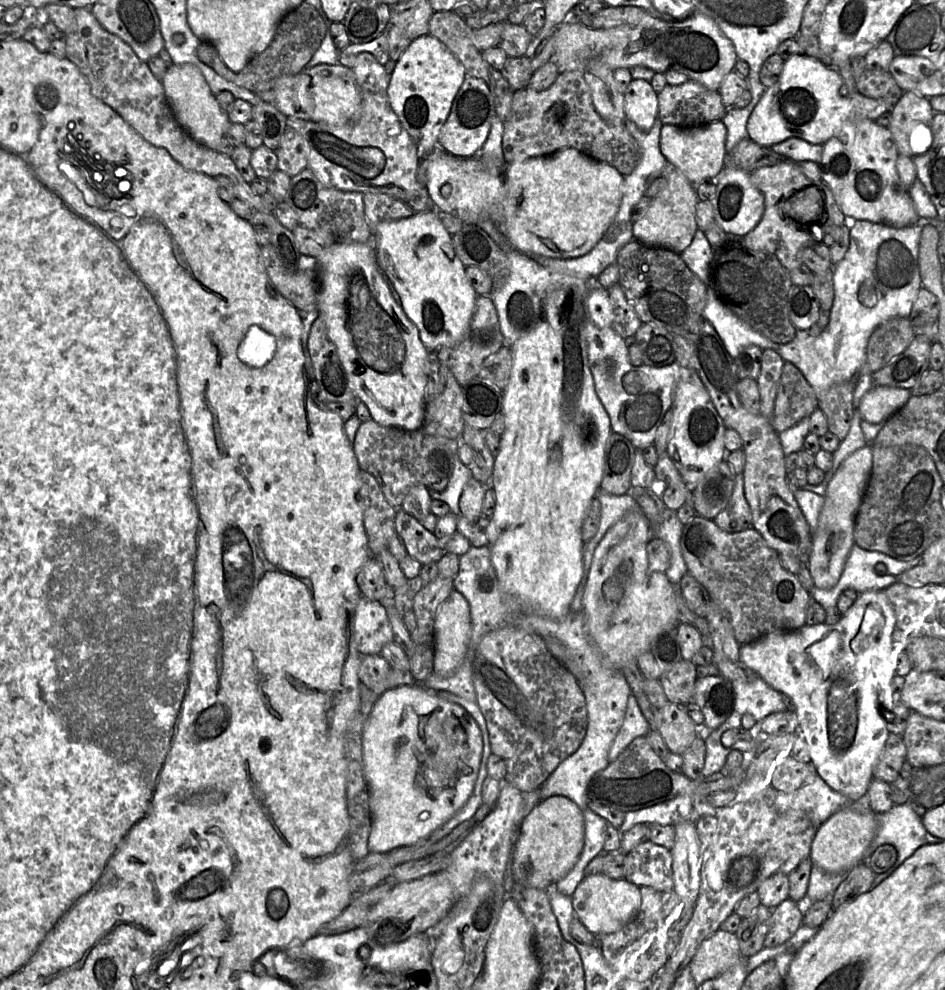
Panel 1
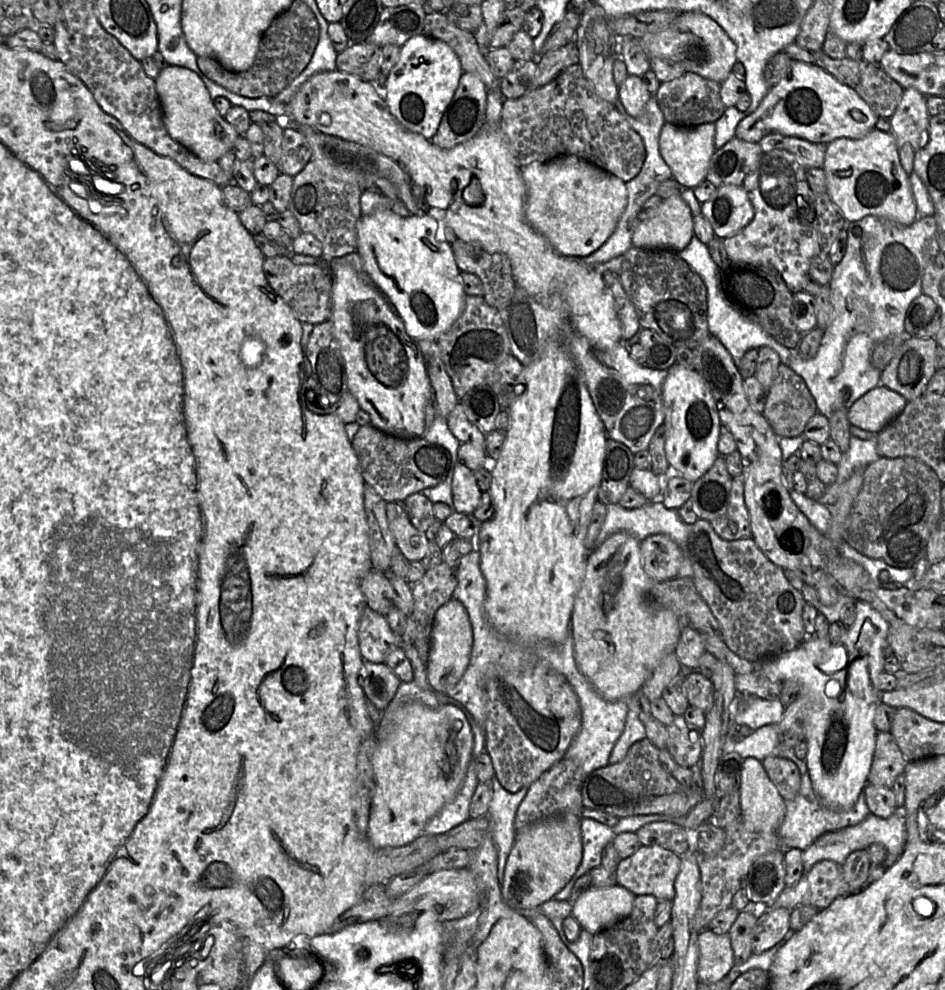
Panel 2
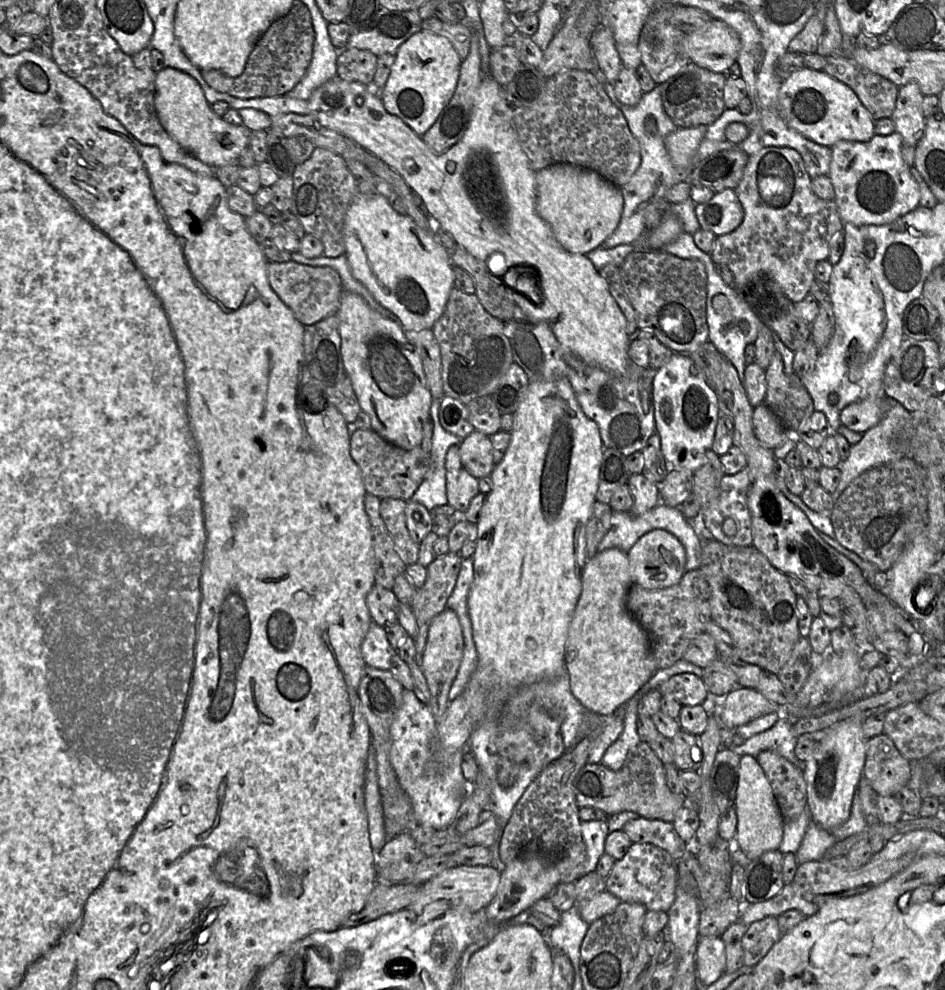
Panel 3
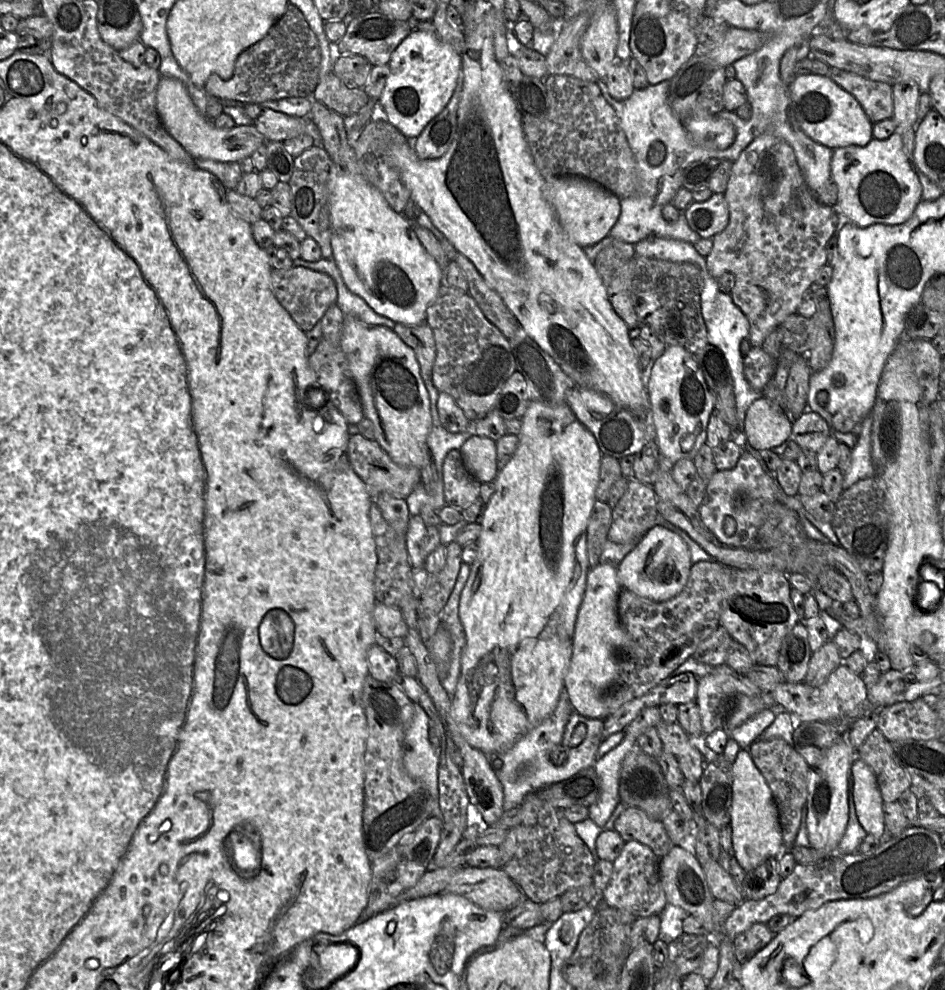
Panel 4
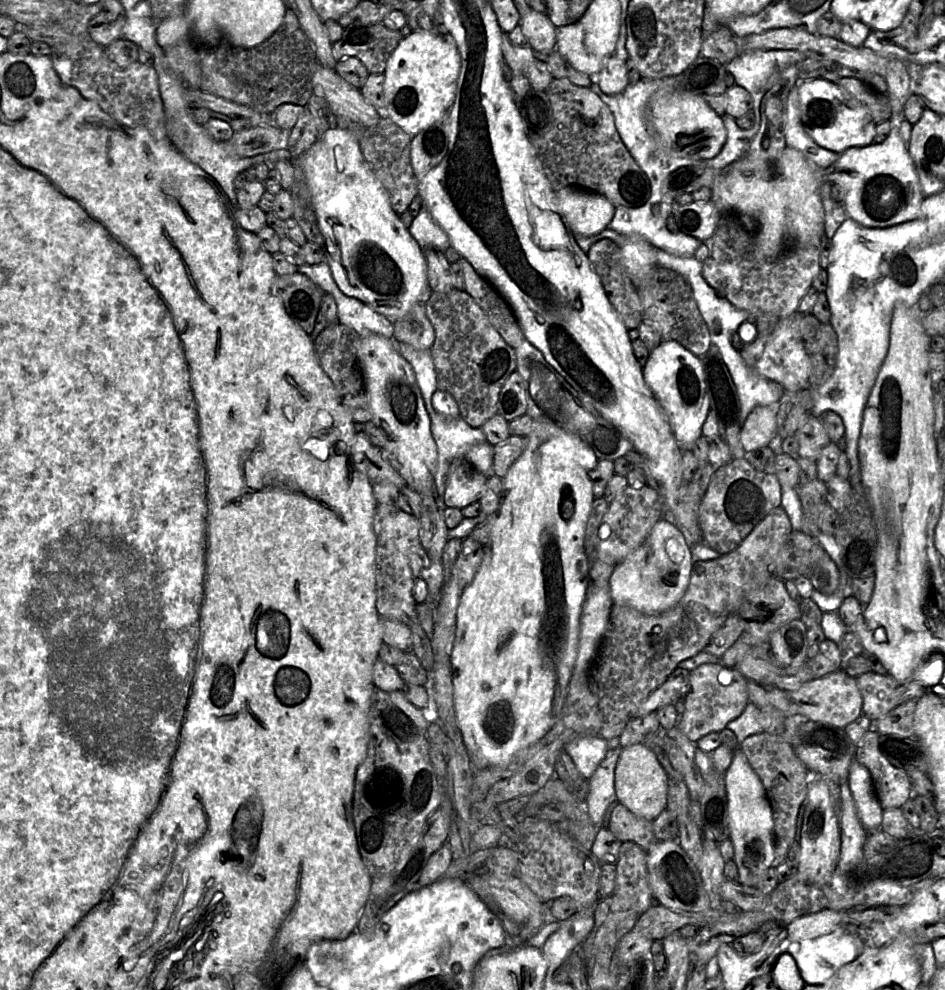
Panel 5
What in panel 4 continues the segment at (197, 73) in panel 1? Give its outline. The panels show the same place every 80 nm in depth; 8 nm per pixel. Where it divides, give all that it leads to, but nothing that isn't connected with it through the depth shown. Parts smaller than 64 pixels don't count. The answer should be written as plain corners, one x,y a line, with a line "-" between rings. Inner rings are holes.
160,77
156,91
156,108
166,131
194,159
240,162
250,157
266,141
252,124
236,125
231,129
217,128
211,119
198,111
184,84
175,78

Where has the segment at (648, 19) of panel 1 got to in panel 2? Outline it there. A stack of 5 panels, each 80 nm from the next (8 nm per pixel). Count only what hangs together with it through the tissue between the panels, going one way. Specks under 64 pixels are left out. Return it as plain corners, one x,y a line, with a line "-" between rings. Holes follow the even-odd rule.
683,12
664,29
639,40
650,58
661,58
682,65
685,71
722,83
730,73
736,57
736,45
723,28
709,16
699,12

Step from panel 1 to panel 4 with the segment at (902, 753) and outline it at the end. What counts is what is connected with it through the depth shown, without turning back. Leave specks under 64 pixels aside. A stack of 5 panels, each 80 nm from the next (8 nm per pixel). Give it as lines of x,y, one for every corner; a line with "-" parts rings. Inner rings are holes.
877,728
869,734
858,748
857,756
874,772
883,802
898,801
904,791
912,788
908,773
896,762
891,742

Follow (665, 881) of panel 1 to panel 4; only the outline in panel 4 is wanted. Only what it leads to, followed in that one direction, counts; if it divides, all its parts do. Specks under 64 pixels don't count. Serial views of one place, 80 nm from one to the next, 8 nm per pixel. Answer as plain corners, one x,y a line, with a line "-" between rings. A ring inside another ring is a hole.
636,841
626,842
619,857
613,862
613,874
604,890
603,902
626,910
637,918
659,915
668,904
659,875
658,857
651,848

